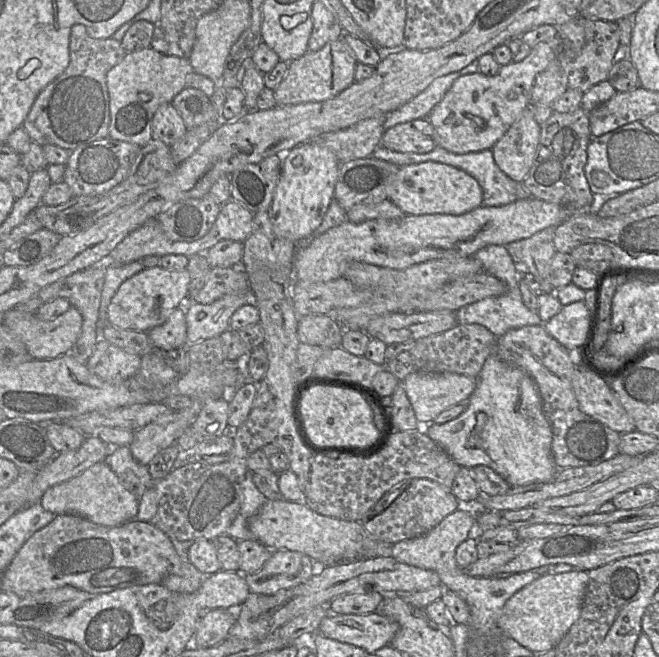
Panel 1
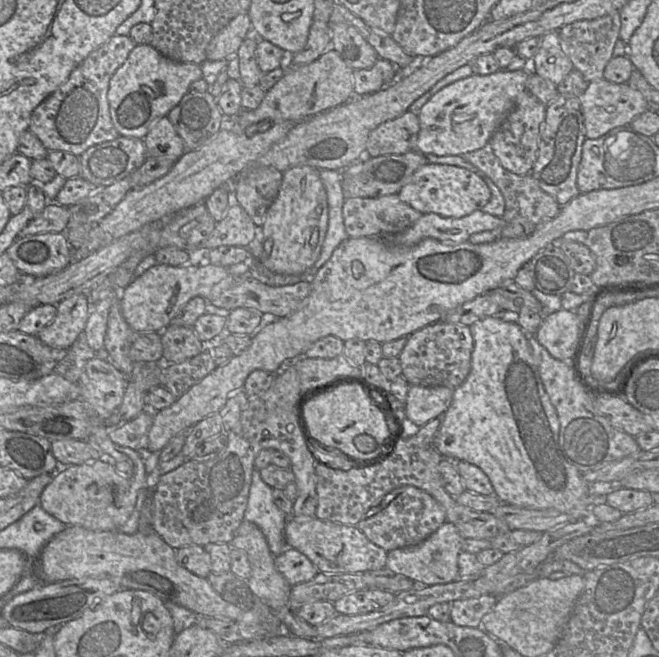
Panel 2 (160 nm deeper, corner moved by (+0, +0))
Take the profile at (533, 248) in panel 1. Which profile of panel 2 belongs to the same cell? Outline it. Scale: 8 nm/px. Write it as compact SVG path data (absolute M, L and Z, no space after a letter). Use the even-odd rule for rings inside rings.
M490 141L483 148L460 156L488 176L503 195L505 211L502 216L504 225L500 229L500 237L509 239L527 237L539 224L552 220L559 214L561 206L540 188L531 173L517 175L500 164L499 159L493 153Z

